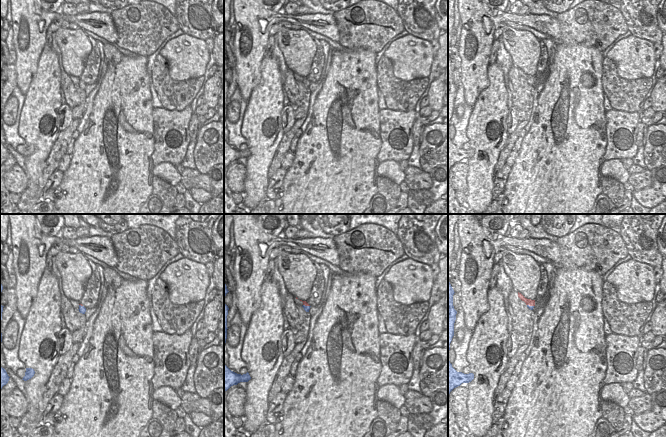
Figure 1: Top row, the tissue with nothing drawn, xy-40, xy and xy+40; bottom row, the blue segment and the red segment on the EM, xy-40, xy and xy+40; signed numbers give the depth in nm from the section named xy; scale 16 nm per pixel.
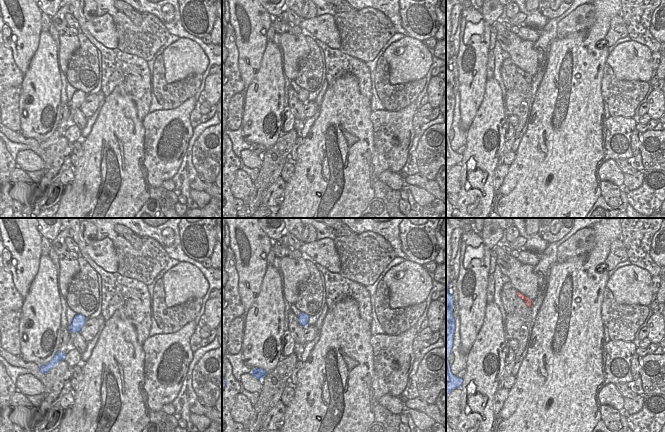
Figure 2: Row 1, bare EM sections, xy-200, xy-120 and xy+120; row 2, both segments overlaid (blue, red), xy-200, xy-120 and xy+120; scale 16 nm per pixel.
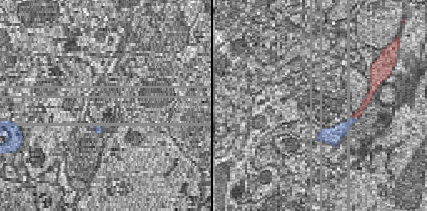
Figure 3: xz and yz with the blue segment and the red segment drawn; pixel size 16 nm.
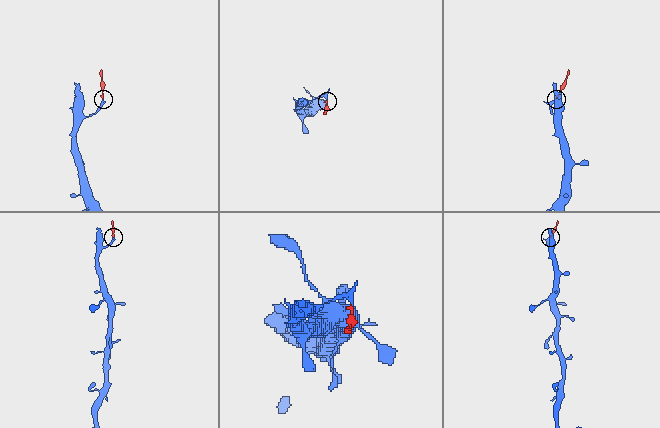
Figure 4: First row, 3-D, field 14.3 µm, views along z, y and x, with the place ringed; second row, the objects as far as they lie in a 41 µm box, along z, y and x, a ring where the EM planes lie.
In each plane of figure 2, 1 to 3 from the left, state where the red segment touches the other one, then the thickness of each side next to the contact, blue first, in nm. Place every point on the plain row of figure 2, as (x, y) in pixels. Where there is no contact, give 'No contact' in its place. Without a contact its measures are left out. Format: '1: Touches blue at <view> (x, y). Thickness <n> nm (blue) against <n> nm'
1: No contact
2: No contact
3: No contact.

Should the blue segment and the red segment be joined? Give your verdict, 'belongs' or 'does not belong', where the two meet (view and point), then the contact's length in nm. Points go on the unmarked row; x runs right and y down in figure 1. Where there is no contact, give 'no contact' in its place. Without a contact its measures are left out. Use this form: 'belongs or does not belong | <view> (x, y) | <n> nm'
does not belong | xy (306, 82) | 120 nm

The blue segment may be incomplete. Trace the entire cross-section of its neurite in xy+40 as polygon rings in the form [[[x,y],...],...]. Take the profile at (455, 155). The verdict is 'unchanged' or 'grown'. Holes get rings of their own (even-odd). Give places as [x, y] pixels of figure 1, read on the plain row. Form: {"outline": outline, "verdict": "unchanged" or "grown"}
{"outline": [[[448,133],[448,172],[450,168],[460,162],[462,159],[469,159],[474,155],[474,150],[464,150],[462,148],[457,148],[449,137]]], "verdict": "unchanged"}

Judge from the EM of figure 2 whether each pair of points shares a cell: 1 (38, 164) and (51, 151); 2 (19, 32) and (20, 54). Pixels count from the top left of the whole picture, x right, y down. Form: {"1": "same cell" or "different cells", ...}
{"1": "different cells", "2": "same cell"}

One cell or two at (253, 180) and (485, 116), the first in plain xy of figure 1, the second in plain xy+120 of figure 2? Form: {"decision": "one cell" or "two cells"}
{"decision": "one cell"}

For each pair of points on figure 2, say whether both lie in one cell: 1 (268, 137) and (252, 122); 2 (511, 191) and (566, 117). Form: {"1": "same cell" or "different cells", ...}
{"1": "same cell", "2": "same cell"}

